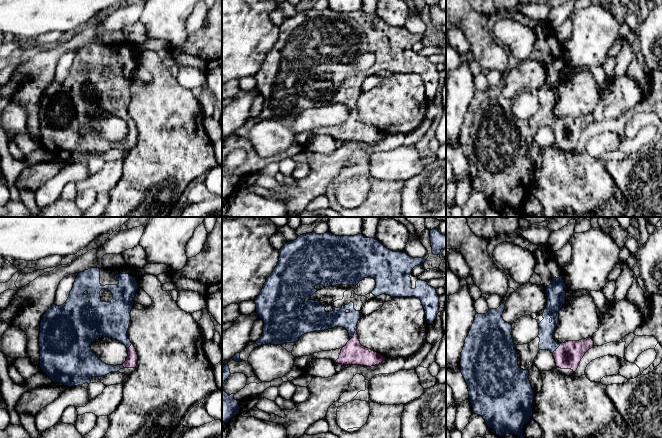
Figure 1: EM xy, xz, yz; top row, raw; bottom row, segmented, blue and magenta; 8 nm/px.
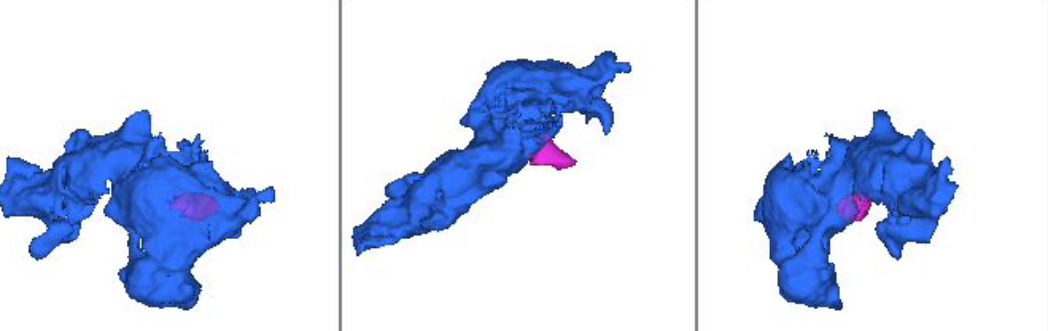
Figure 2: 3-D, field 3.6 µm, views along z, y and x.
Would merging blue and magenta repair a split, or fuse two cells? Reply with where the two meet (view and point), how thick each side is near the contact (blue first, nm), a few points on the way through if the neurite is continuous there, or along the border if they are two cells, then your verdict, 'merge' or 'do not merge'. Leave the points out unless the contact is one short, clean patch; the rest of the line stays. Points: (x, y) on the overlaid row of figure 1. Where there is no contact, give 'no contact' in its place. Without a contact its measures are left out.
yz (557, 347) | 130/220 nm | across yz (546, 329), (546, 337), (557, 347), (568, 355) | merge

